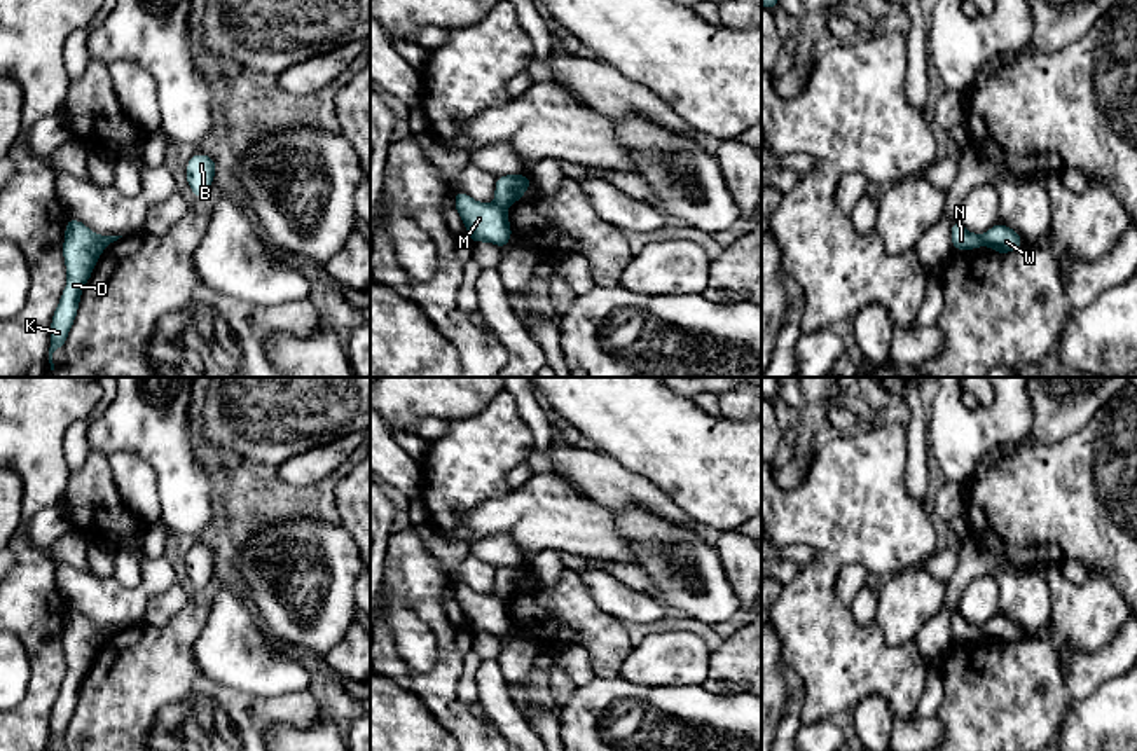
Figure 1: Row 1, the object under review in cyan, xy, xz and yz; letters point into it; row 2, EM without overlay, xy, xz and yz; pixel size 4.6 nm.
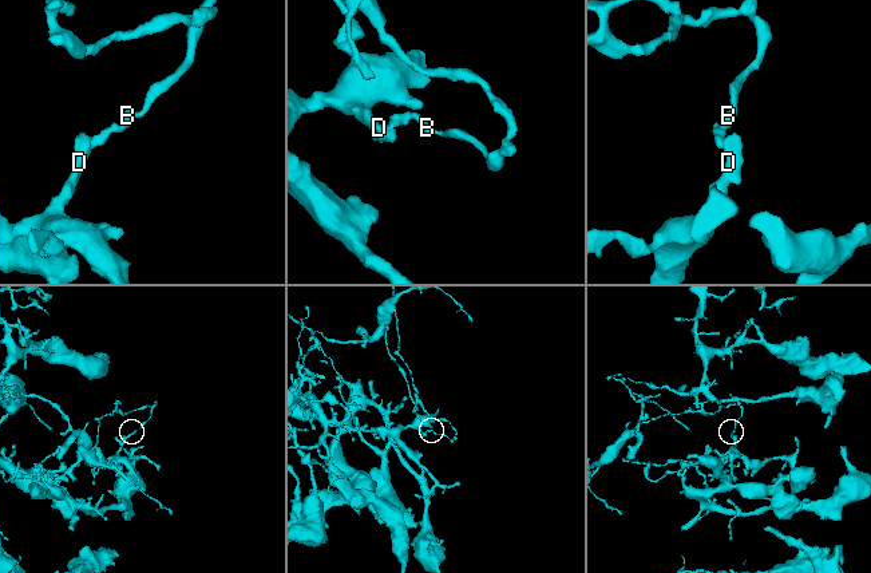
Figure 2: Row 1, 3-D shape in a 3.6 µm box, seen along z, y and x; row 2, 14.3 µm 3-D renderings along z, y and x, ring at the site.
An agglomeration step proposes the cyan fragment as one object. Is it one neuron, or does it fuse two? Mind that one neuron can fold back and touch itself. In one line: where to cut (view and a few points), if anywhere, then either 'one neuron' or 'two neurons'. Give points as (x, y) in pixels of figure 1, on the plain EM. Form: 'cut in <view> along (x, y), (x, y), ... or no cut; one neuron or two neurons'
cut in xz along (495, 594), (503, 599); two neurons

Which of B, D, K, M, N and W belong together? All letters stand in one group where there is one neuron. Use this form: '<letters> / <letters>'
B N / D K M W

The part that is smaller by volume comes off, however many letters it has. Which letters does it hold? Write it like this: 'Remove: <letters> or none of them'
Remove: B, N

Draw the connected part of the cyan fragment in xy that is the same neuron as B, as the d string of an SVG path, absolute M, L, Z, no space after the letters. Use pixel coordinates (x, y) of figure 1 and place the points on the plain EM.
M194 545L187 554L187 575L197 590L203 590L213 575L217 554L204 545Z

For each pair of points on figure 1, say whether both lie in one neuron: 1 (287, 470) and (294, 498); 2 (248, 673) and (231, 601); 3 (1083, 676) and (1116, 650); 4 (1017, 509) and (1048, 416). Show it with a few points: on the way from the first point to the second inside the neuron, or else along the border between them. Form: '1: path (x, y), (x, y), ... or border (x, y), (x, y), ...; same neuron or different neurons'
1: border (275, 475), (297, 486), (315, 486), (329, 477); different neurons
2: path (238, 655), (233, 650), (231, 619); same neuron
3: path (1092, 669), (1108, 659); same neuron
4: border (1080, 430), (1050, 442), (1033, 442), (1027, 437); different neurons

